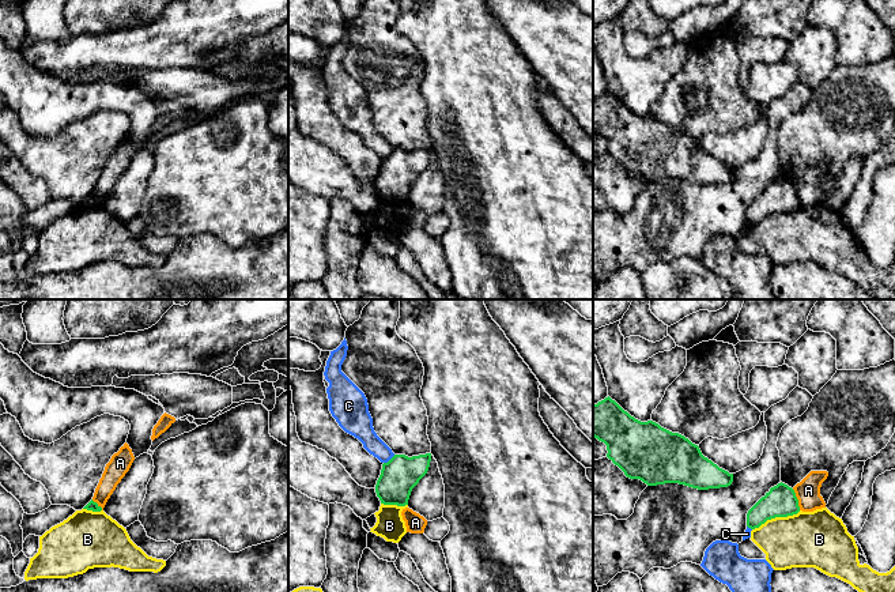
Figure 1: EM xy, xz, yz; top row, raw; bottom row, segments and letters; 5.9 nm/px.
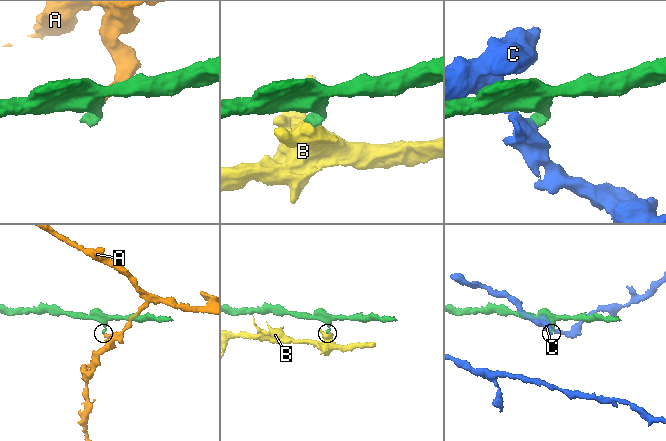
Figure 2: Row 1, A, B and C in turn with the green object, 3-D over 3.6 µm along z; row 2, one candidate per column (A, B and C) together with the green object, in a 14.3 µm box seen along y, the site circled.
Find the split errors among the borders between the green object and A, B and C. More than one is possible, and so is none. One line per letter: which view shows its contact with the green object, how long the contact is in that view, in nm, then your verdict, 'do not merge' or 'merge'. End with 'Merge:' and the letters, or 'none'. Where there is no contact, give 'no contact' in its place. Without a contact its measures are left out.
A: contact in yz; length 140 nm; do not merge
B: contact in yz; length 300 nm; do not merge
C: contact in xz; length 90 nm; do not merge
Merge: none

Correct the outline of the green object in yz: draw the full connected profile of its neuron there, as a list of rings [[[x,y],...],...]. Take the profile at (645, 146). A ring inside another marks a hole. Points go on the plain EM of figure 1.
[[[609,91],[593,99],[593,132],[607,140],[607,152],[627,173],[647,181],[679,178],[709,185],[733,177],[733,169],[705,152],[688,133],[635,114]]]

